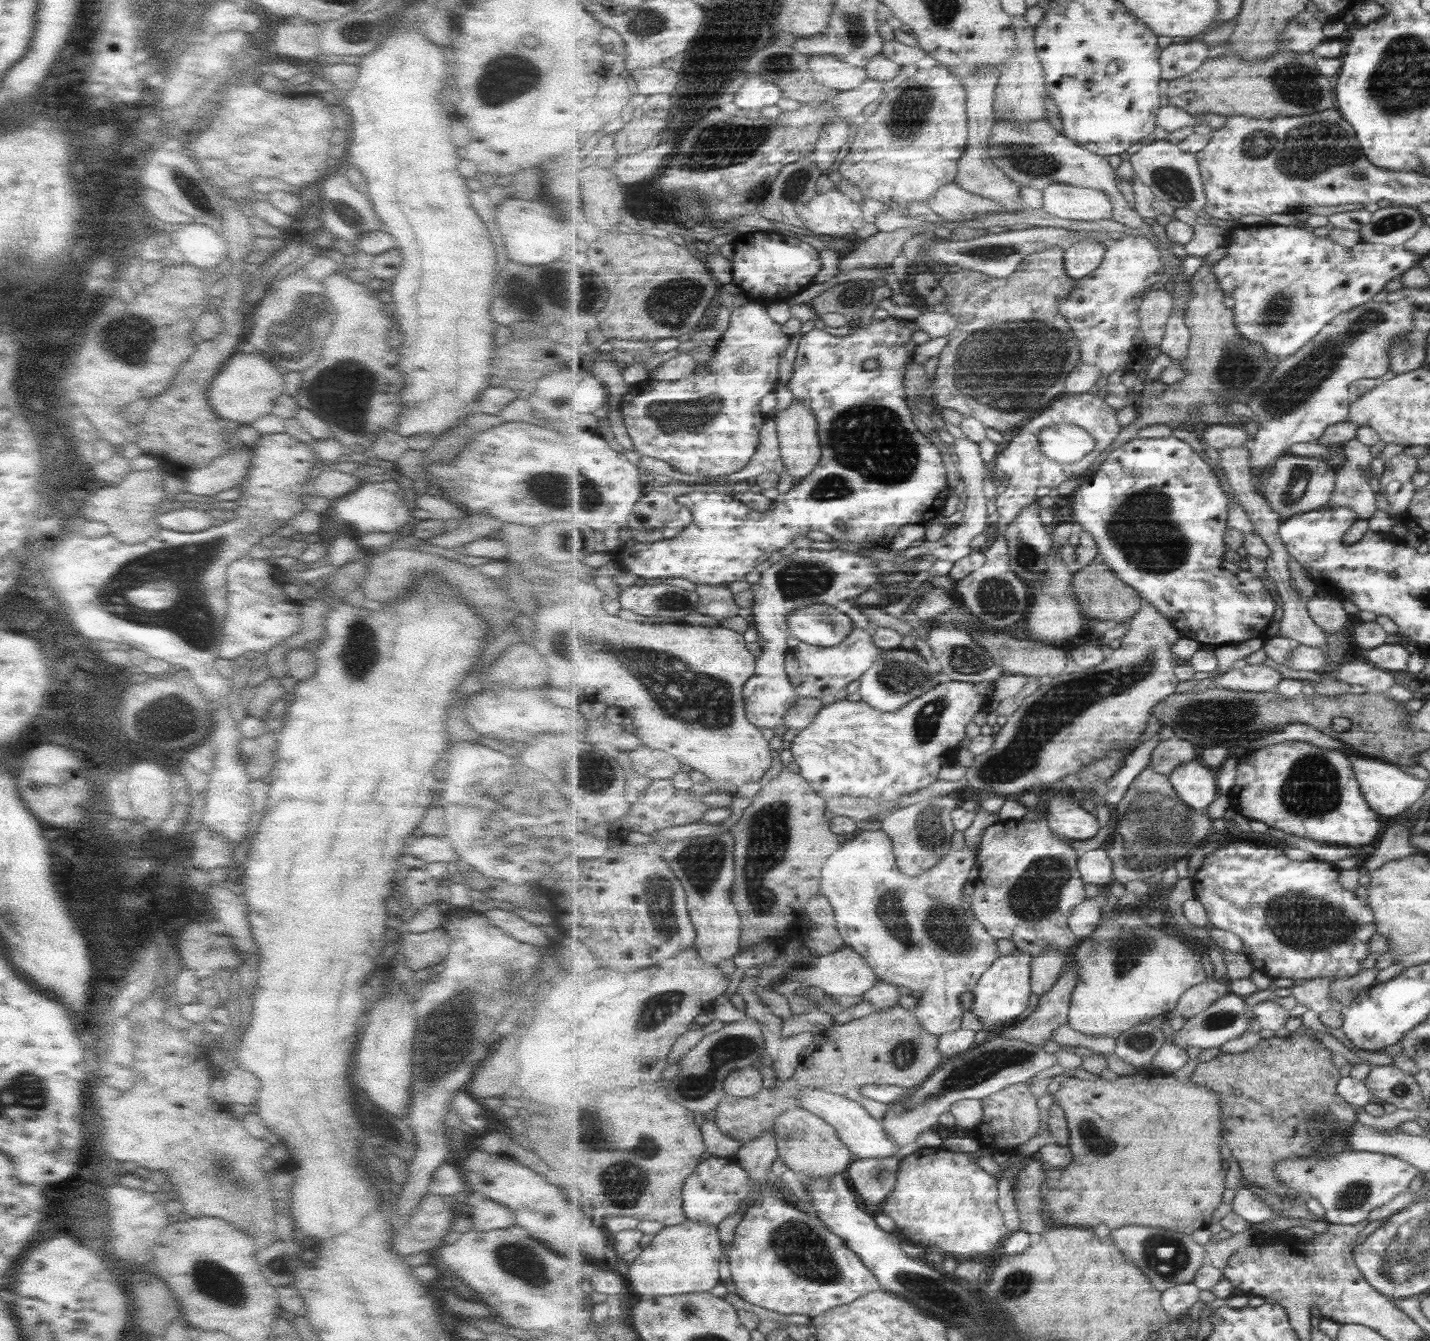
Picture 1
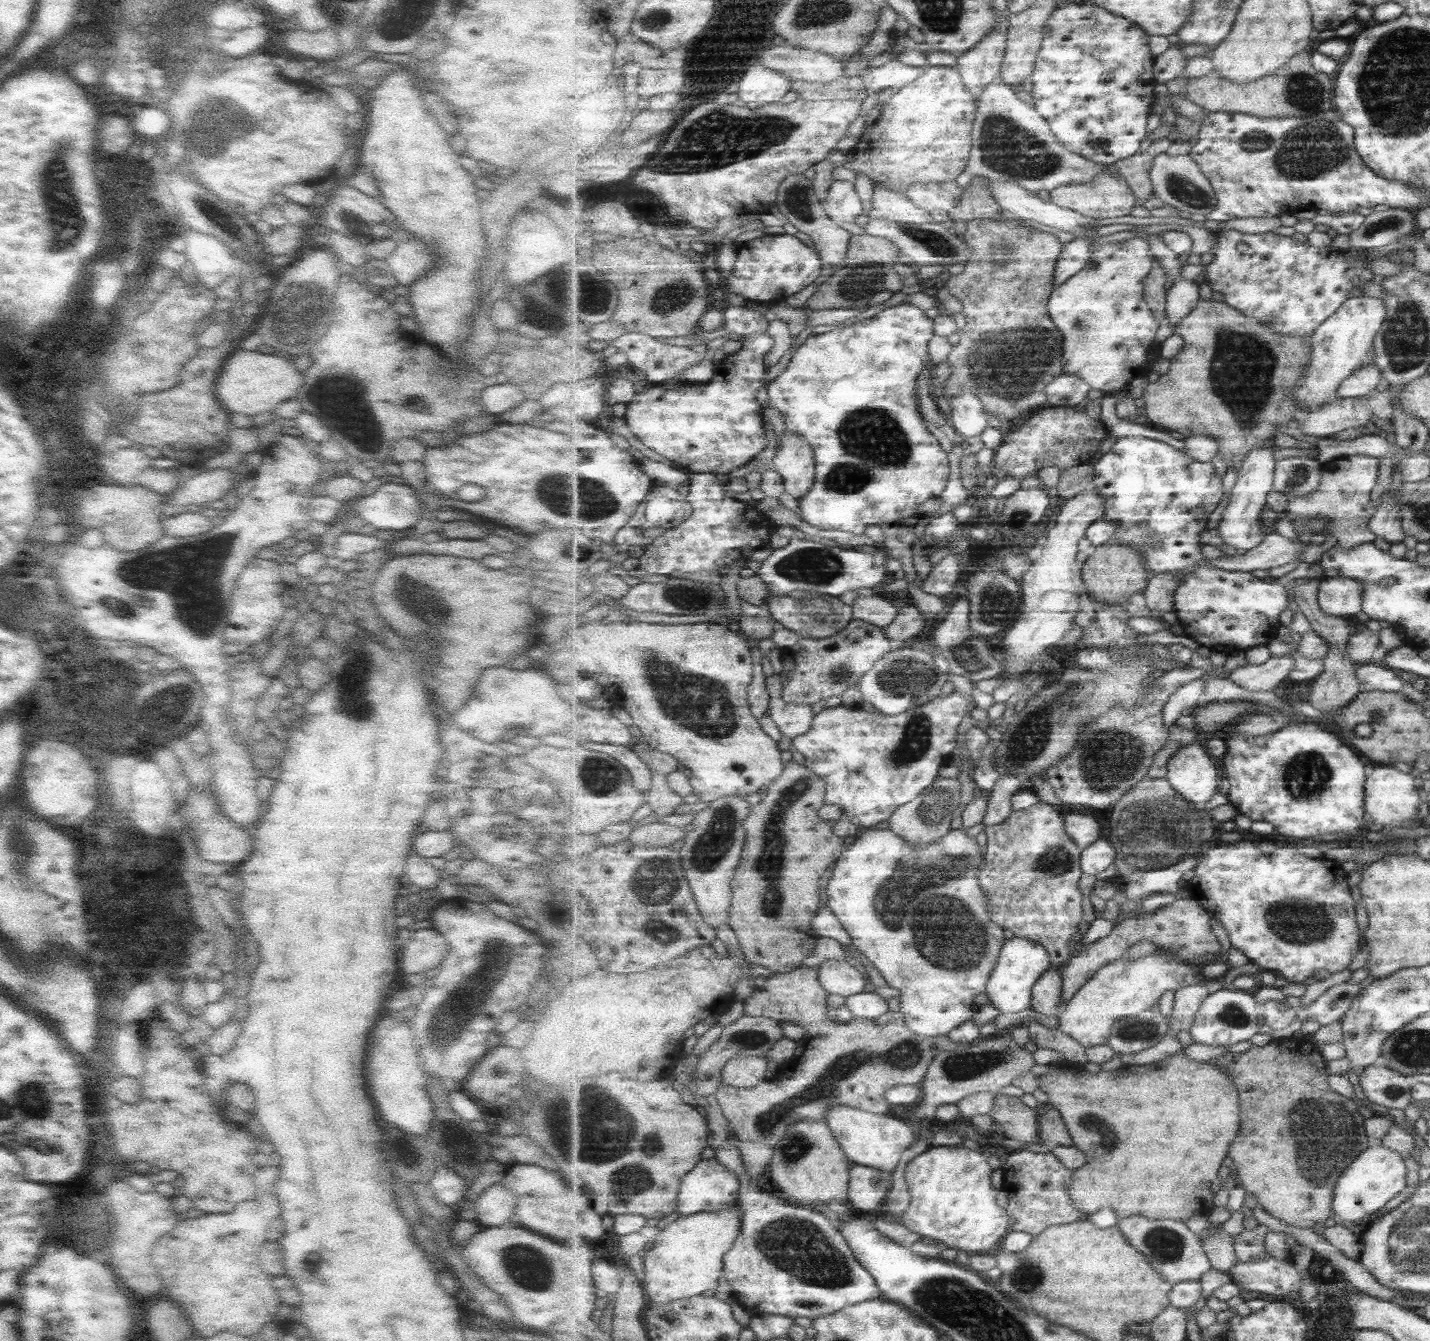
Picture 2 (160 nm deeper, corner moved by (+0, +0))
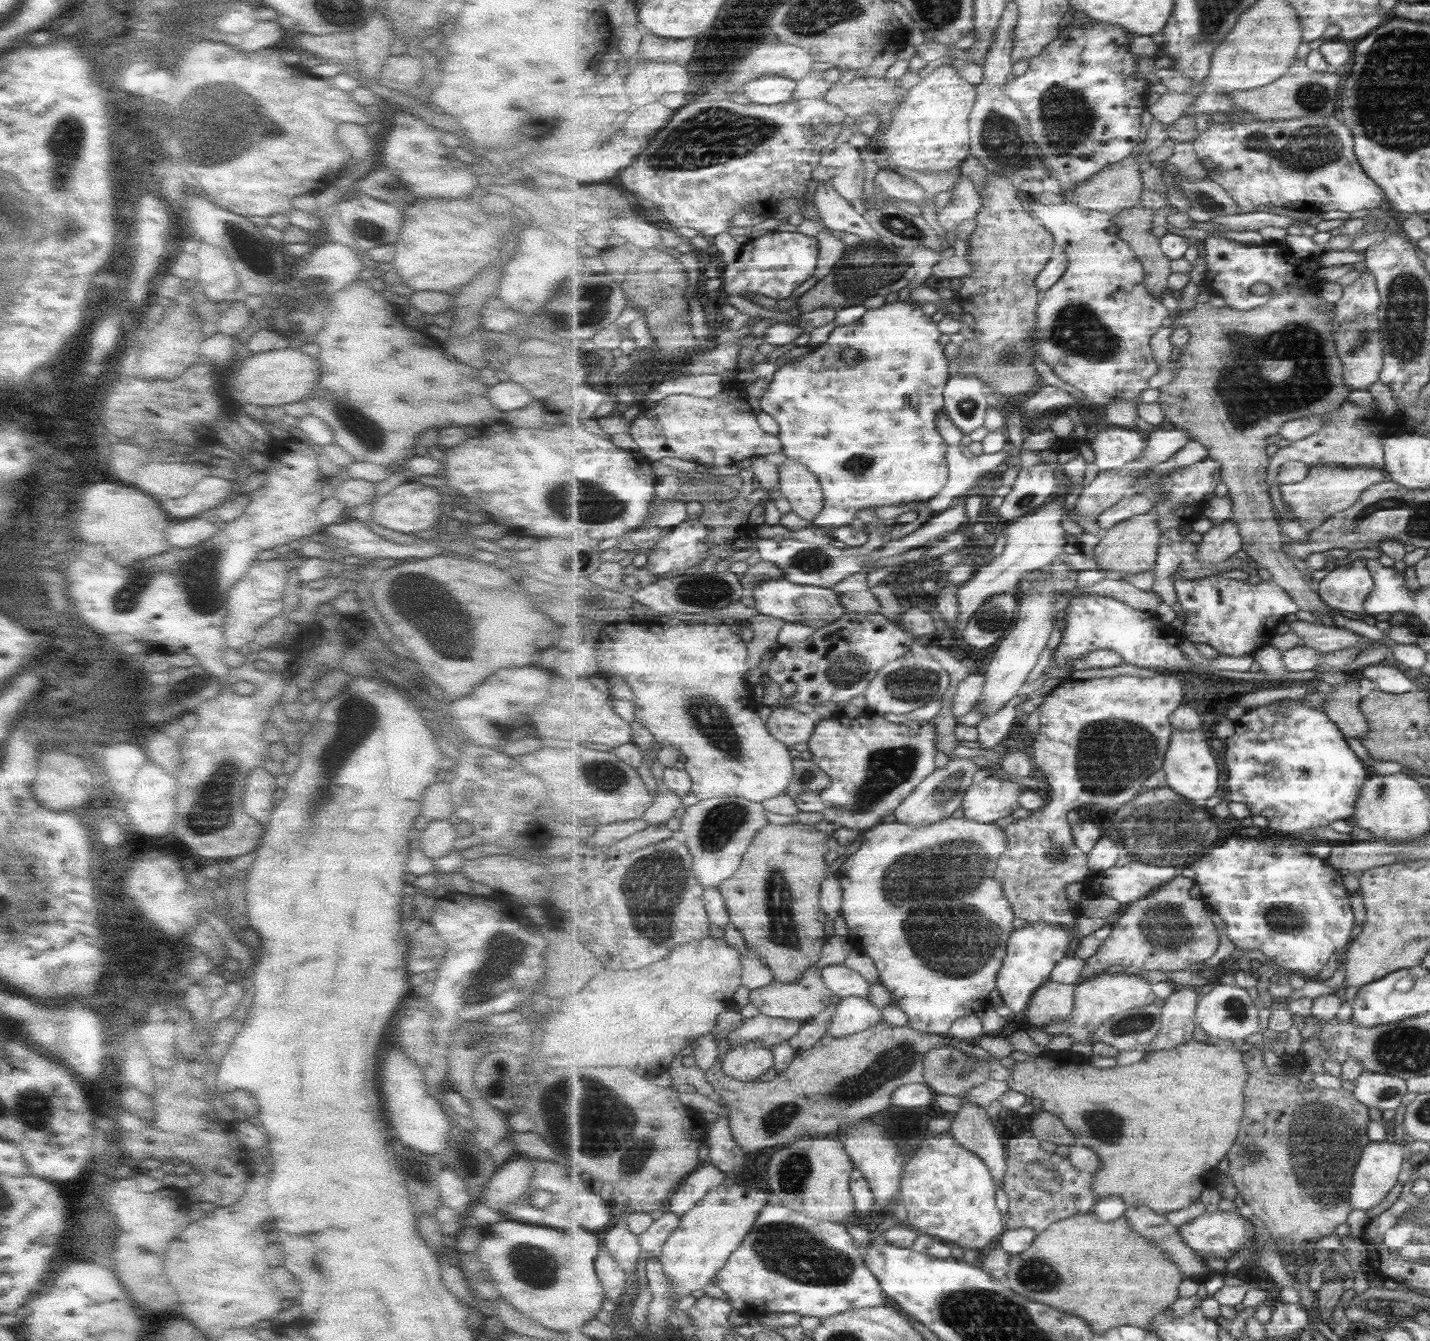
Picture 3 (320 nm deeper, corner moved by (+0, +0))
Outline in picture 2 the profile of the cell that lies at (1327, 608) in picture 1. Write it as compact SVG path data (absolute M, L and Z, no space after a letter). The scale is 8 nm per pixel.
M1327 577L1320 581L1317 600L1329 614L1355 616L1363 611L1364 584L1351 577Z

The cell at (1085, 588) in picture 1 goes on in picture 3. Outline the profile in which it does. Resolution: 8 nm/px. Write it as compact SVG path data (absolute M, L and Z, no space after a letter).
M1153 512L1141 516L1133 516L1129 520L1123 520L1123 523L1117 524L1111 528L1100 539L1100 542L1094 548L1093 560L1097 562L1099 571L1103 571L1106 577L1114 579L1133 577L1135 574L1153 570L1157 564L1159 546L1165 542L1159 528L1159 520Z

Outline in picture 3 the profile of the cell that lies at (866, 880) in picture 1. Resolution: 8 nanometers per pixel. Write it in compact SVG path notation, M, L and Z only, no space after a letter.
M949 817L932 825L916 827L893 821L868 829L865 836L860 839L858 850L847 857L846 861L840 862L841 870L836 875L841 881L844 892L842 917L848 923L848 936L859 950L873 960L880 983L895 996L896 1005L910 1019L910 1028L921 1033L949 1036L951 1025L955 1020L963 1018L963 1016L978 1015L990 1008L989 996L997 989L997 976L1008 953L1010 936L1015 931L1014 908L1007 898L1003 885L995 876L999 859L1006 850L1008 850L1006 830L993 823L983 824L965 817Z

